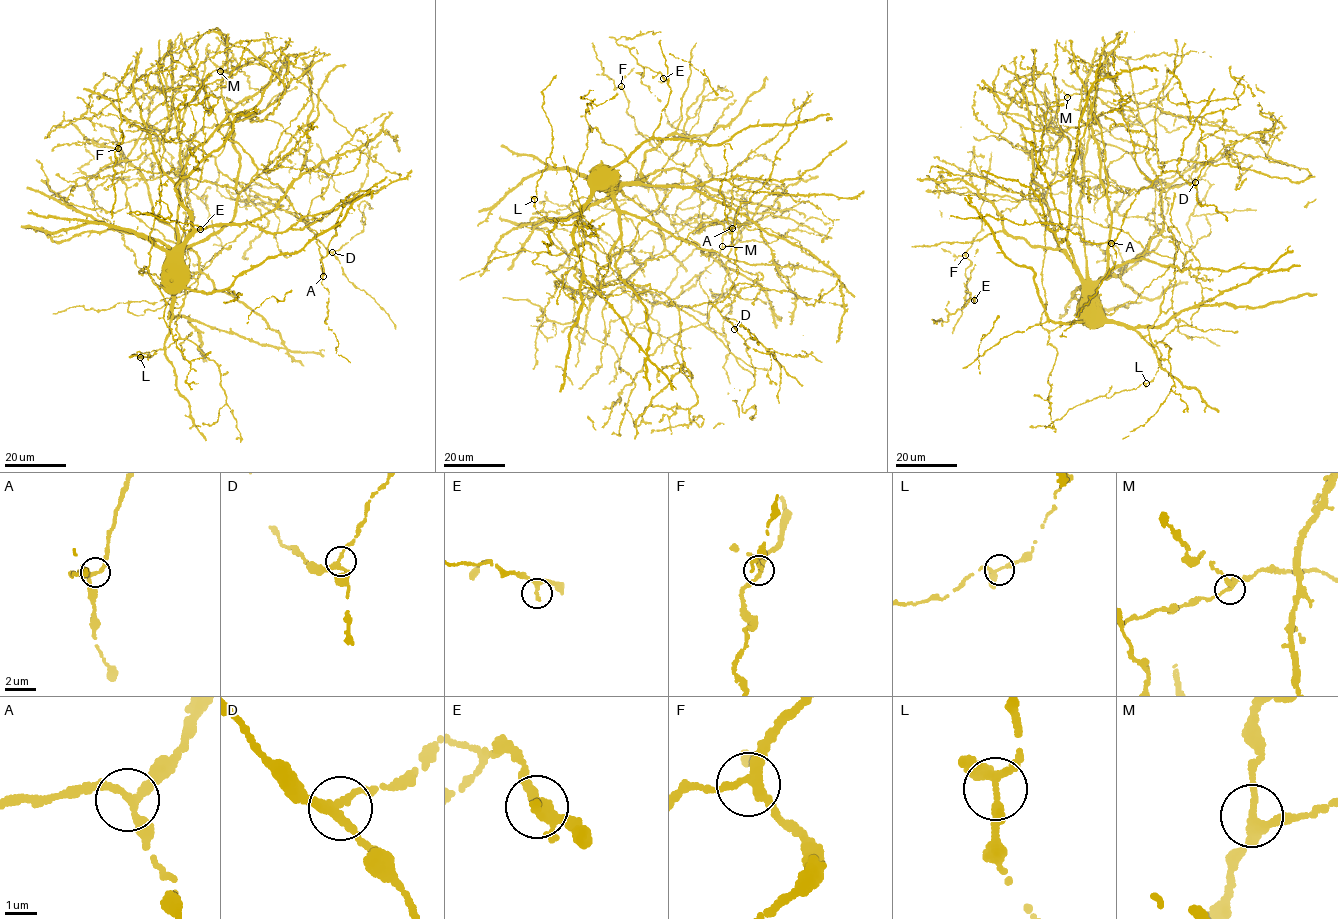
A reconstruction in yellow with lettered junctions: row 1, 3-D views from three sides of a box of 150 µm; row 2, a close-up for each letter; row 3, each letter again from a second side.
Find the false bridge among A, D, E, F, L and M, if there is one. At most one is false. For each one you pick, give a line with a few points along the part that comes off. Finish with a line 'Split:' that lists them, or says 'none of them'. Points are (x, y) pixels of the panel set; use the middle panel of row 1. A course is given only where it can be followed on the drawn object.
Split: none of them

